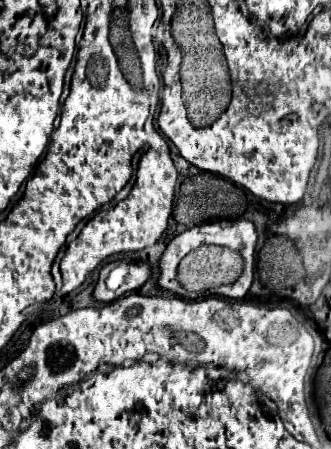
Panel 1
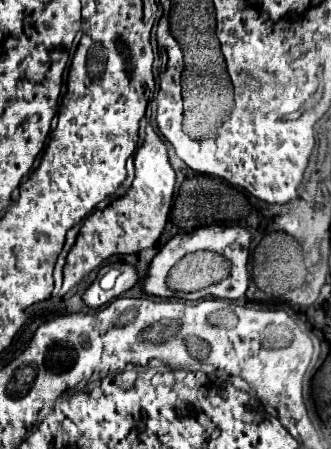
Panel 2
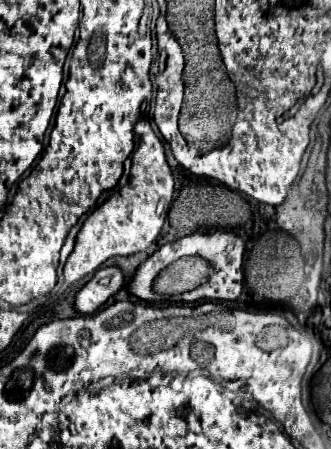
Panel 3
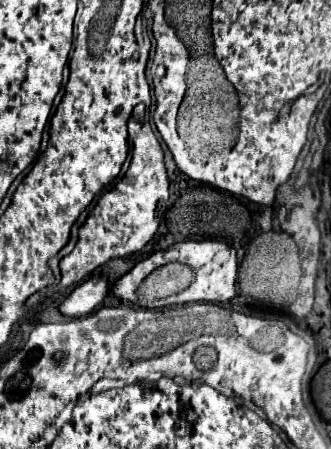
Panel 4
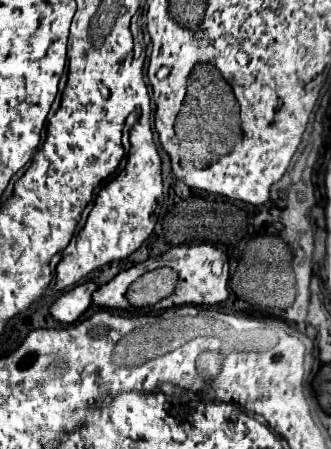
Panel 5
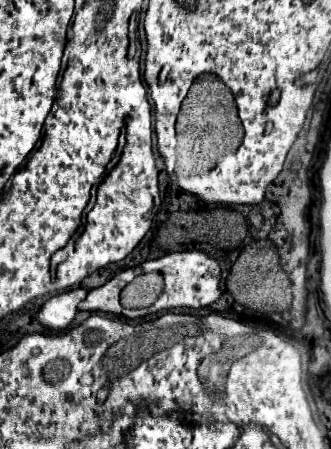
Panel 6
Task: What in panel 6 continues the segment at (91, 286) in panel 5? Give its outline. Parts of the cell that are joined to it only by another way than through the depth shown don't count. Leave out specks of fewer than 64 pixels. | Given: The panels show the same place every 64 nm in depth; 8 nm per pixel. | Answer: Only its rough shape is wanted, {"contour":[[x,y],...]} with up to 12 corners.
{"contour":[[88,288],[50,298],[38,320],[54,330],[68,328]]}

